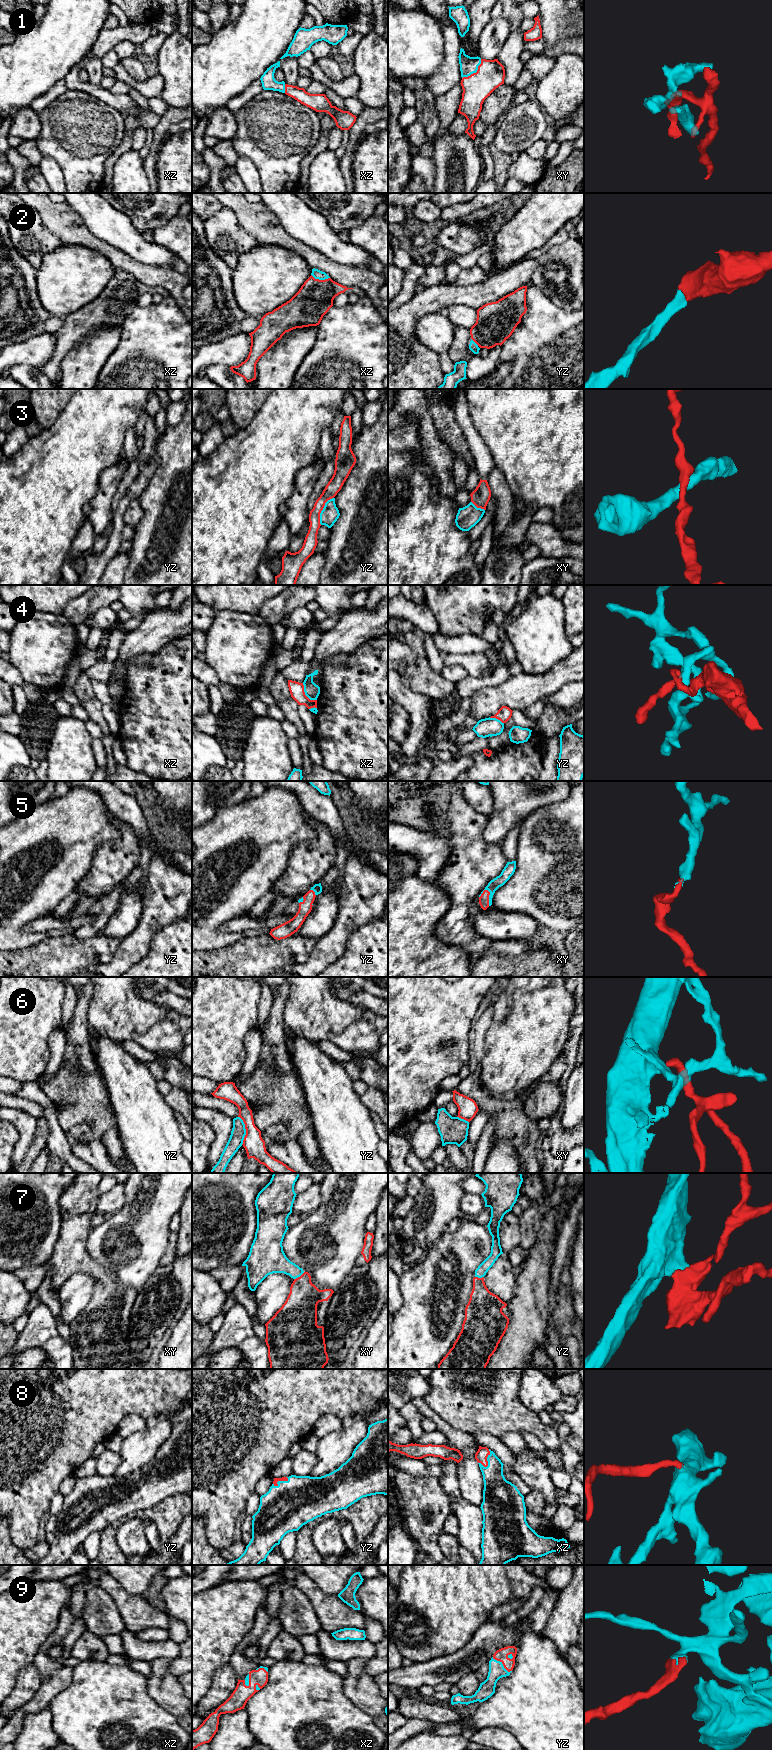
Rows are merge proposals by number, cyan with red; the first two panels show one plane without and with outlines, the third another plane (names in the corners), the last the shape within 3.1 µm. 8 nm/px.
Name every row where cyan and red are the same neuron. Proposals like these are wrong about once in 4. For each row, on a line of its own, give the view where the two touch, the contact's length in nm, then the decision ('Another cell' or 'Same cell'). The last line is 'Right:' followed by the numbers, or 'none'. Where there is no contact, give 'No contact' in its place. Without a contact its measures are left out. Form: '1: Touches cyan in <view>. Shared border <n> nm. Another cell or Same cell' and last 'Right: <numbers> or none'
1: Touches cyan in xy. Shared border 220 nm. Same cell
2: Touches cyan in xz. Shared border 160 nm. Same cell
3: Touches cyan in yz. Shared border 240 nm. Same cell
4: Touches cyan in xz. Shared border 180 nm. Another cell
5: Touches cyan in xy. Shared border 140 nm. Same cell
6: Touches cyan in yz. Shared border 240 nm. Another cell
7: Touches cyan in xy. Shared border 110 nm. Same cell
8: Touches cyan in xz. Shared border 160 nm. Same cell
9: Touches cyan in yz. Shared border 200 nm. Same cell
Right: 1, 2, 3, 5, 7, 8, 9

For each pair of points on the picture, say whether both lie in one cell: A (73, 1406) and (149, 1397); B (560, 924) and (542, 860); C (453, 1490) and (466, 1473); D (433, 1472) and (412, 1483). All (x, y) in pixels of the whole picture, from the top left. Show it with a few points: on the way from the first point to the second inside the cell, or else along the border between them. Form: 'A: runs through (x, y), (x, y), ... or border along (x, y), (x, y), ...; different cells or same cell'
A: runs through (92, 1397), (130, 1397); same cell
B: runs through (542, 912), (534, 907), (528, 896), (538, 878); same cell
C: border along (457, 1463), (459, 1492), (471, 1503); different cells
D: border along (401, 1471), (416, 1476), (435, 1477), (438, 1480); different cells

